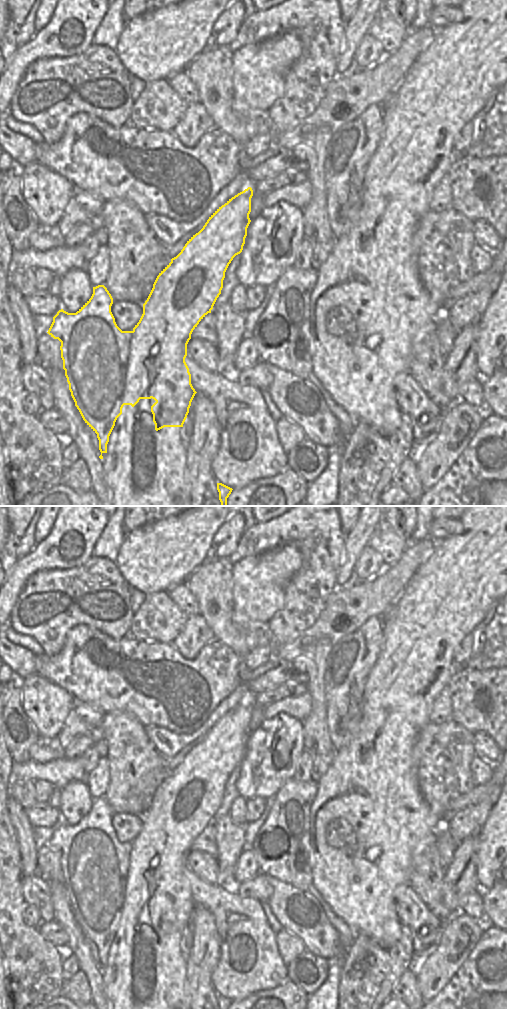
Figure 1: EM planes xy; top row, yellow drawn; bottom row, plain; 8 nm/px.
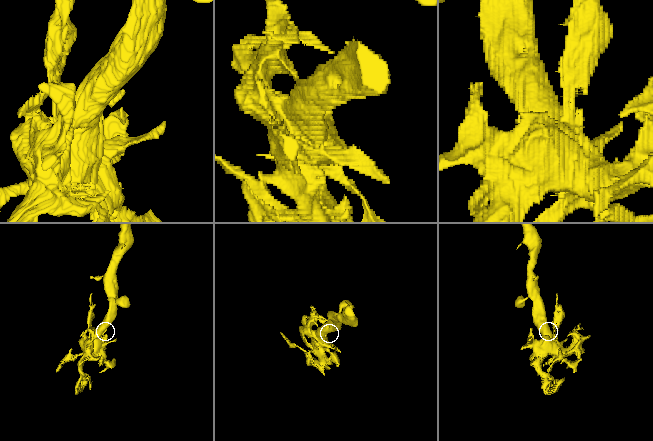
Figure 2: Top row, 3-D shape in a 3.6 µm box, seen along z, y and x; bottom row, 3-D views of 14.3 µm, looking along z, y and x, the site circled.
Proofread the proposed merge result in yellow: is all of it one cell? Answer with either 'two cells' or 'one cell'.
two cells

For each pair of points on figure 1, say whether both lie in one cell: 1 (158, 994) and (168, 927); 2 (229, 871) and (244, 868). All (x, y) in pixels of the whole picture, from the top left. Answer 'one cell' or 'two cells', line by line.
1: one cell
2: two cells

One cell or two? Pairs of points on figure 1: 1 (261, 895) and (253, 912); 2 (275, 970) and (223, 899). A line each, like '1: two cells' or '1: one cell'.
1: two cells
2: one cell

